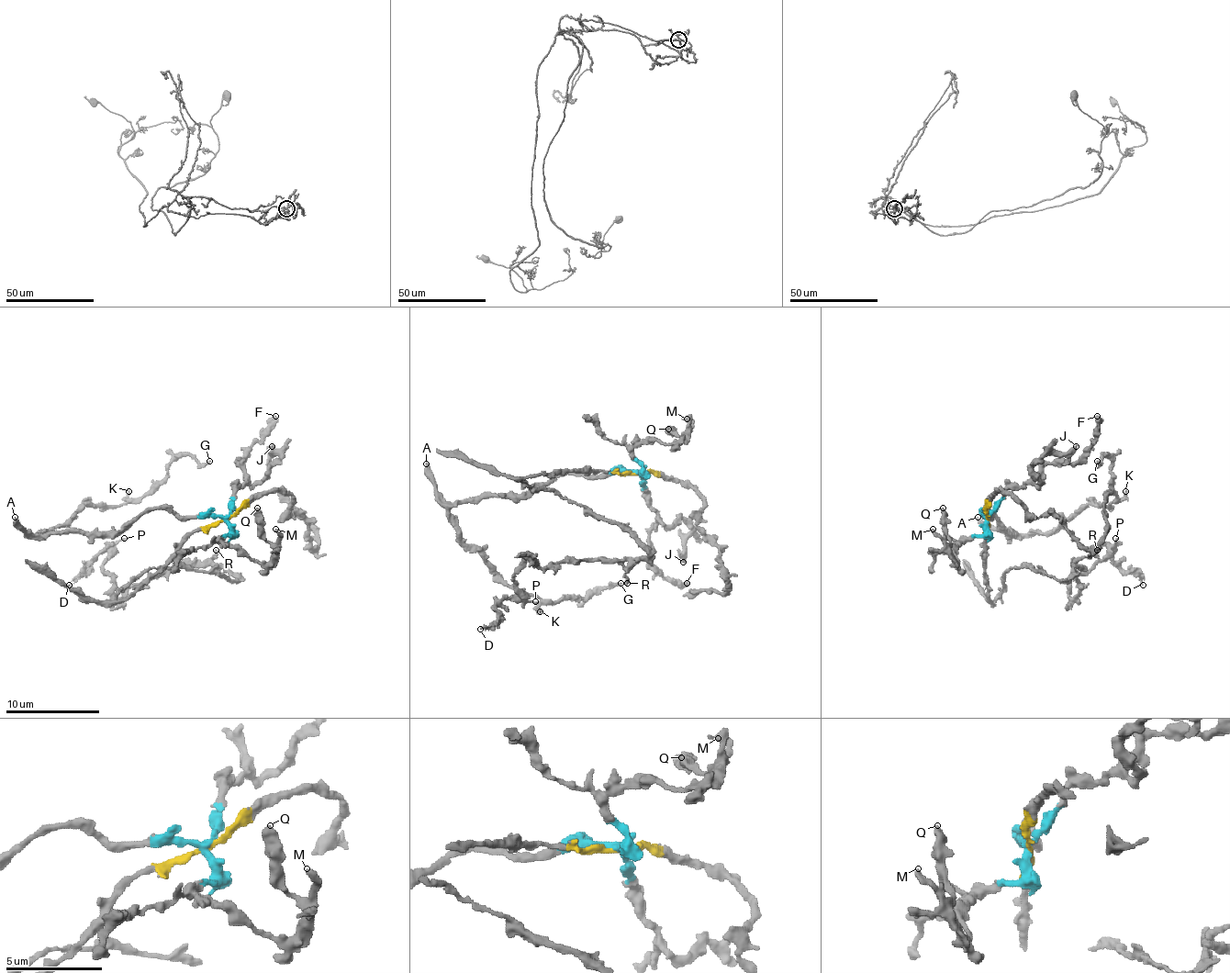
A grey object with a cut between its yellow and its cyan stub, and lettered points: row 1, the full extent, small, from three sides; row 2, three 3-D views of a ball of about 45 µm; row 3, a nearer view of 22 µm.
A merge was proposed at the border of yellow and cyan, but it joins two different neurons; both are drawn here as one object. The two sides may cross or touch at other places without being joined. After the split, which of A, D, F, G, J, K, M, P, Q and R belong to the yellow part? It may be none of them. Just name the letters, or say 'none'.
D, P, R

